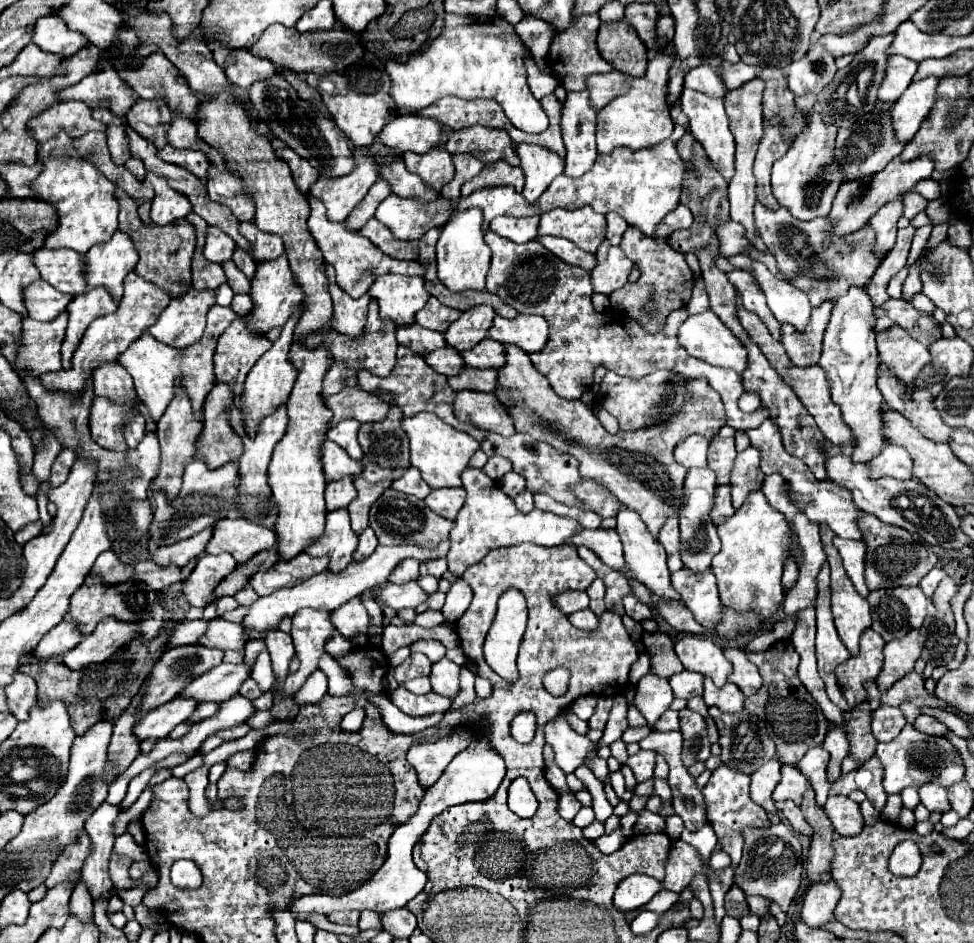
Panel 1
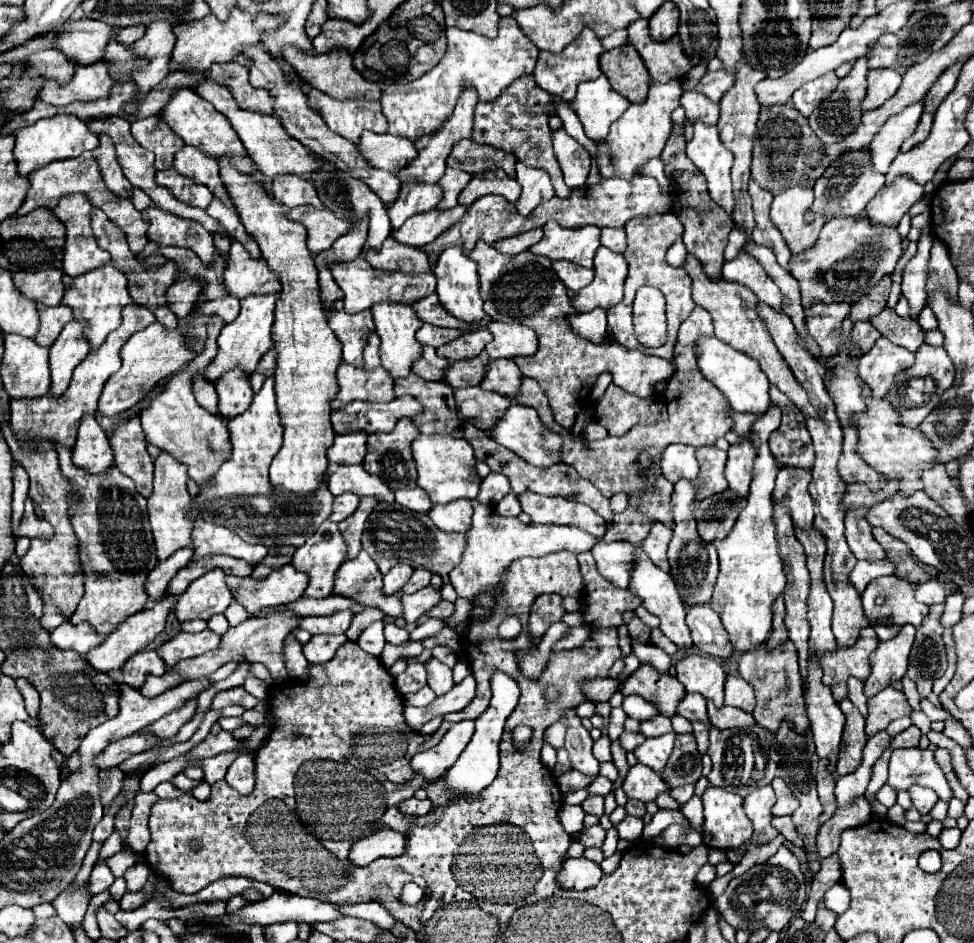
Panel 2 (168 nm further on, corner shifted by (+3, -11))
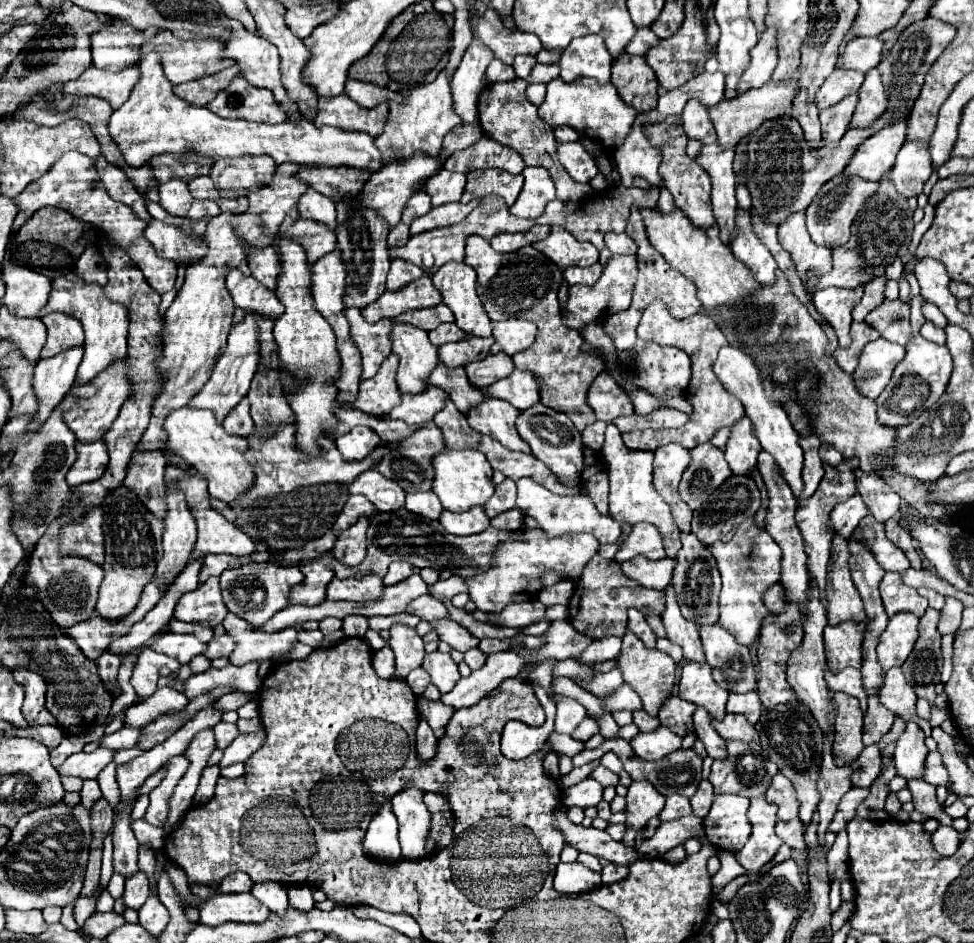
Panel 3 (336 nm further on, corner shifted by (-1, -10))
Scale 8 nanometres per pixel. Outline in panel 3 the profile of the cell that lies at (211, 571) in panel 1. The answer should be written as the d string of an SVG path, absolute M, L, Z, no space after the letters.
M215 576L203 582L197 590L181 596L181 600L175 606L175 614L173 614L173 618L181 622L205 624L209 628L219 626L225 616L227 616L227 608L221 598L219 578Z

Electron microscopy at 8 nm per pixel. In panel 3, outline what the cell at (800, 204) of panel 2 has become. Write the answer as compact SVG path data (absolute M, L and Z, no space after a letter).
M805 212L789 216L789 220L779 226L779 242L791 254L791 260L803 282L807 280L809 272L815 276L831 272L831 250L813 244L805 228Z

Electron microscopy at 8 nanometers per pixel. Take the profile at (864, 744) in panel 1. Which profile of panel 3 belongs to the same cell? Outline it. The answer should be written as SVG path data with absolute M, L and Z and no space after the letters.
M843 692L833 694L833 704L837 704L833 758L837 764L849 764L863 750L863 712L859 708L859 700Z

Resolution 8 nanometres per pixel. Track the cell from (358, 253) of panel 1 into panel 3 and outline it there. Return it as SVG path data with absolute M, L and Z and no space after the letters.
M423 276L415 280L413 284L407 284L405 288L397 292L385 292L377 302L369 304L361 310L363 318L367 322L377 322L381 318L393 320L395 316L407 312L407 310L421 310L421 308L433 308L441 304L441 294L433 286L429 276Z

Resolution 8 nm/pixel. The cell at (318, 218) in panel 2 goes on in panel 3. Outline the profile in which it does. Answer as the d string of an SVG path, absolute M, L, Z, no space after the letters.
M285 218L279 226L279 238L297 240L307 252L309 266L315 264L327 252L333 252L337 246L335 232L331 232L327 226L319 222L305 220L305 218L299 218L297 222L293 218Z

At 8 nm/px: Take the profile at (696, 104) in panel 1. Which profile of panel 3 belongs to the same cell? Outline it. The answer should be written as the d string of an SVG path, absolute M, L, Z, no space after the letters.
M717 142L703 146L703 154L697 156L697 164L711 176L711 200L713 214L721 228L721 242L729 246L729 238L735 228L735 174L733 174L733 150L723 150Z

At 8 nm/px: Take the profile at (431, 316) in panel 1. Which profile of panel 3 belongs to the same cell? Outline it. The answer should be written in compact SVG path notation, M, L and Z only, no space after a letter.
M441 324L429 332L429 340L433 346L441 346L447 342L459 342L463 338L467 338L467 334L463 330L459 330L455 324Z

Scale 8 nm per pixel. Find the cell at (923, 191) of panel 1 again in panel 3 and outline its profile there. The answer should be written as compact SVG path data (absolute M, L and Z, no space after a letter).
M907 140L893 166L893 184L897 192L923 192L923 184L933 172L929 160L929 140Z

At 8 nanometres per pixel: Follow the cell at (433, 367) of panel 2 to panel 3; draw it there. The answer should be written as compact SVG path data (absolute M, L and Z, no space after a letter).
M439 364L433 370L429 384L443 388L461 414L469 412L469 408L473 408L473 404L481 404L481 400L485 400L483 390L469 384L469 378L465 376L465 368L451 370L451 368Z

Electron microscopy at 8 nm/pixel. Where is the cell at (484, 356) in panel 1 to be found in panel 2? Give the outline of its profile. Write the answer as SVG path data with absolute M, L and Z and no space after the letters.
M489 359L485 367L485 377L481 381L483 389L505 393L507 397L515 397L521 383L521 371L517 369L513 359Z

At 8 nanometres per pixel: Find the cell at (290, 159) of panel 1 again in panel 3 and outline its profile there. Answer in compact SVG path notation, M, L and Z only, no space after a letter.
M309 188L301 196L299 214L305 216L305 220L317 220L319 224L325 224L329 230L337 228L337 216L335 216L333 200L323 196L321 192L317 192L313 188Z

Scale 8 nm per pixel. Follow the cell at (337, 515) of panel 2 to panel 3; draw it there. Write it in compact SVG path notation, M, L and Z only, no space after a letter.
M349 496L347 504L345 504L345 508L343 508L343 512L339 514L339 518L337 518L335 526L333 526L333 530L341 532L341 530L353 526L359 516L373 518L375 514L377 514L377 510L373 508L373 504L371 504L365 496Z

